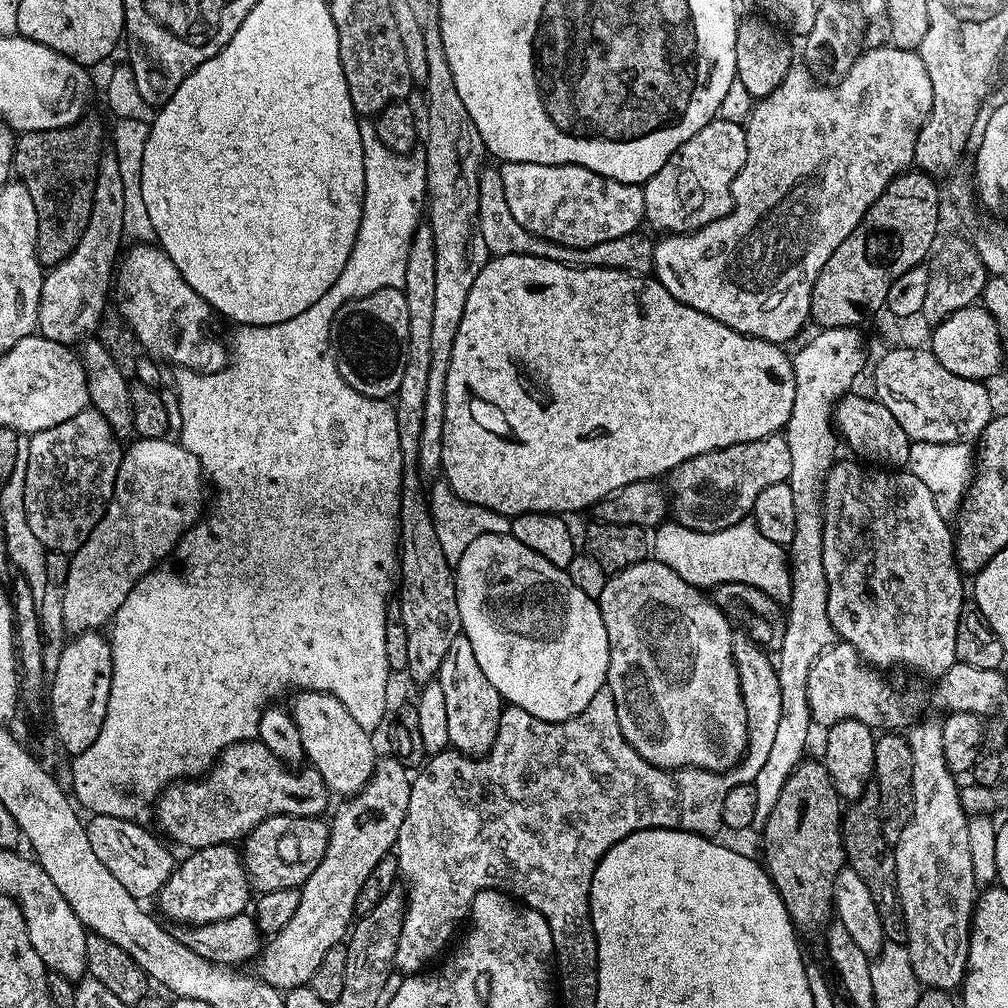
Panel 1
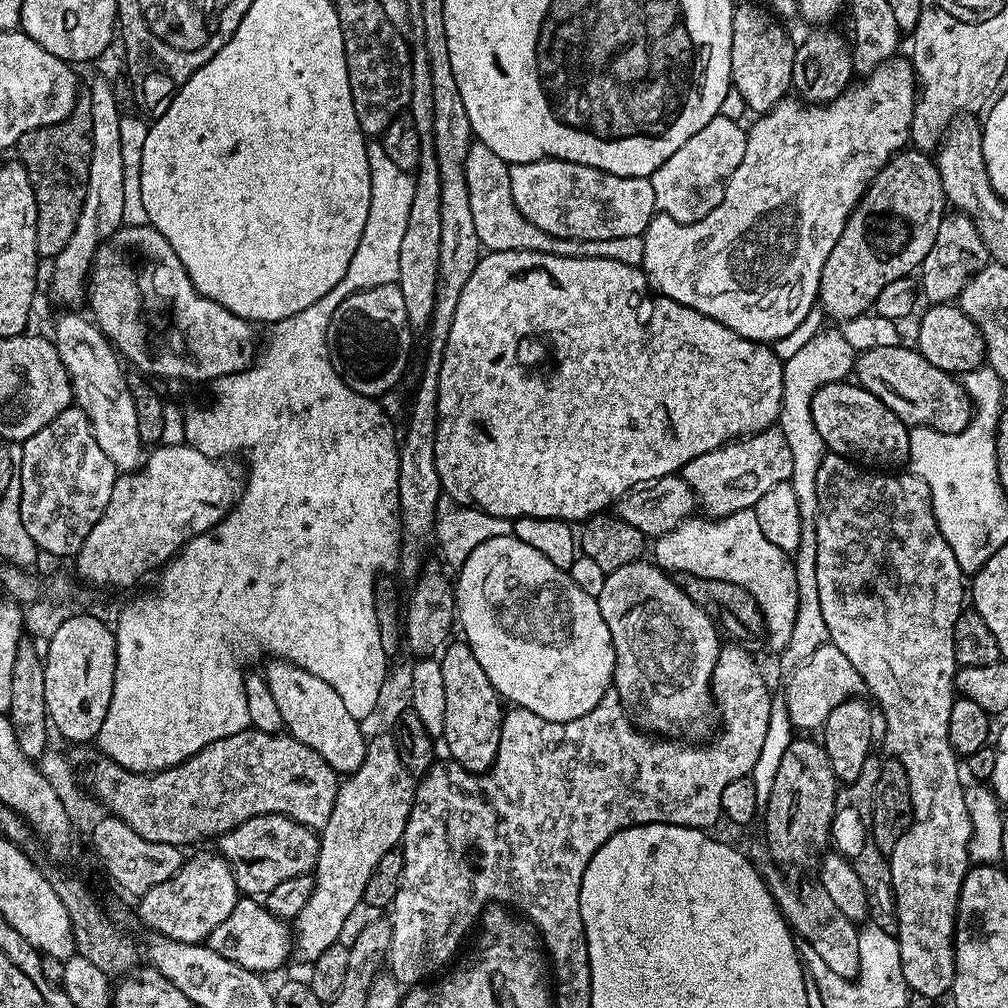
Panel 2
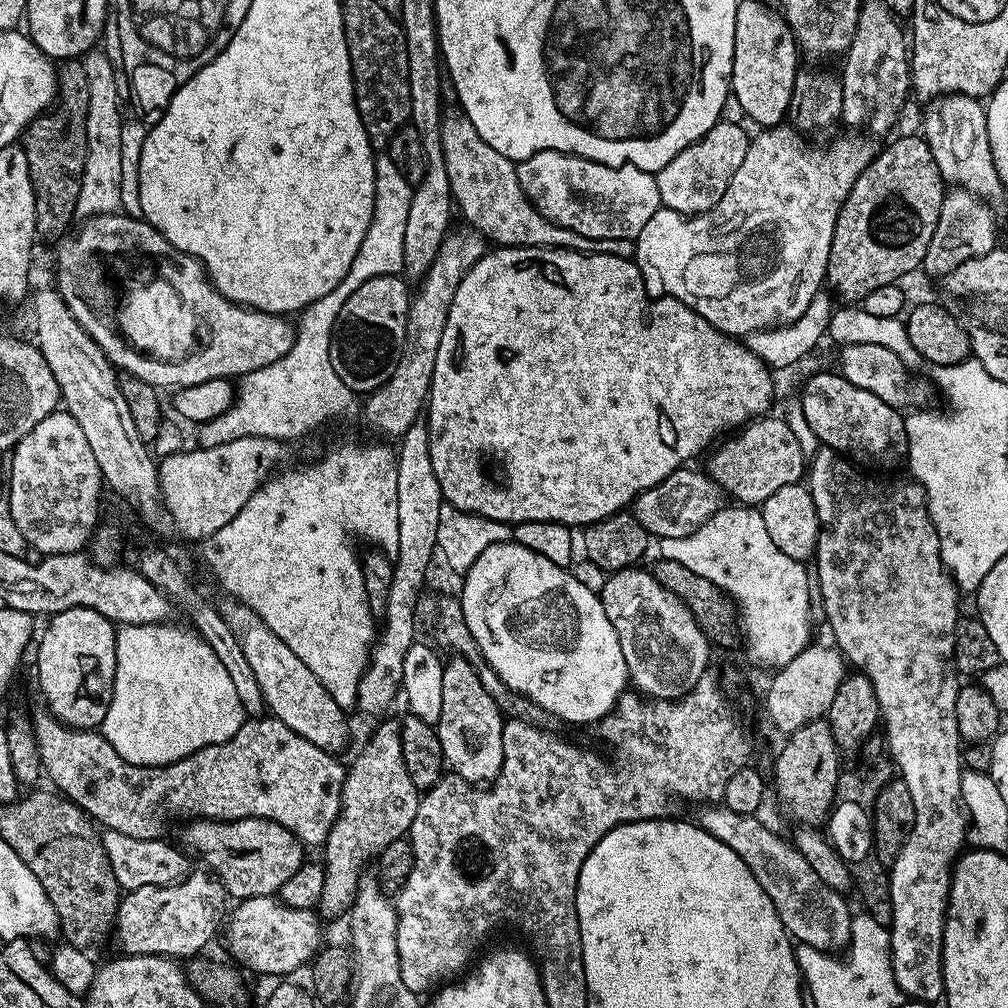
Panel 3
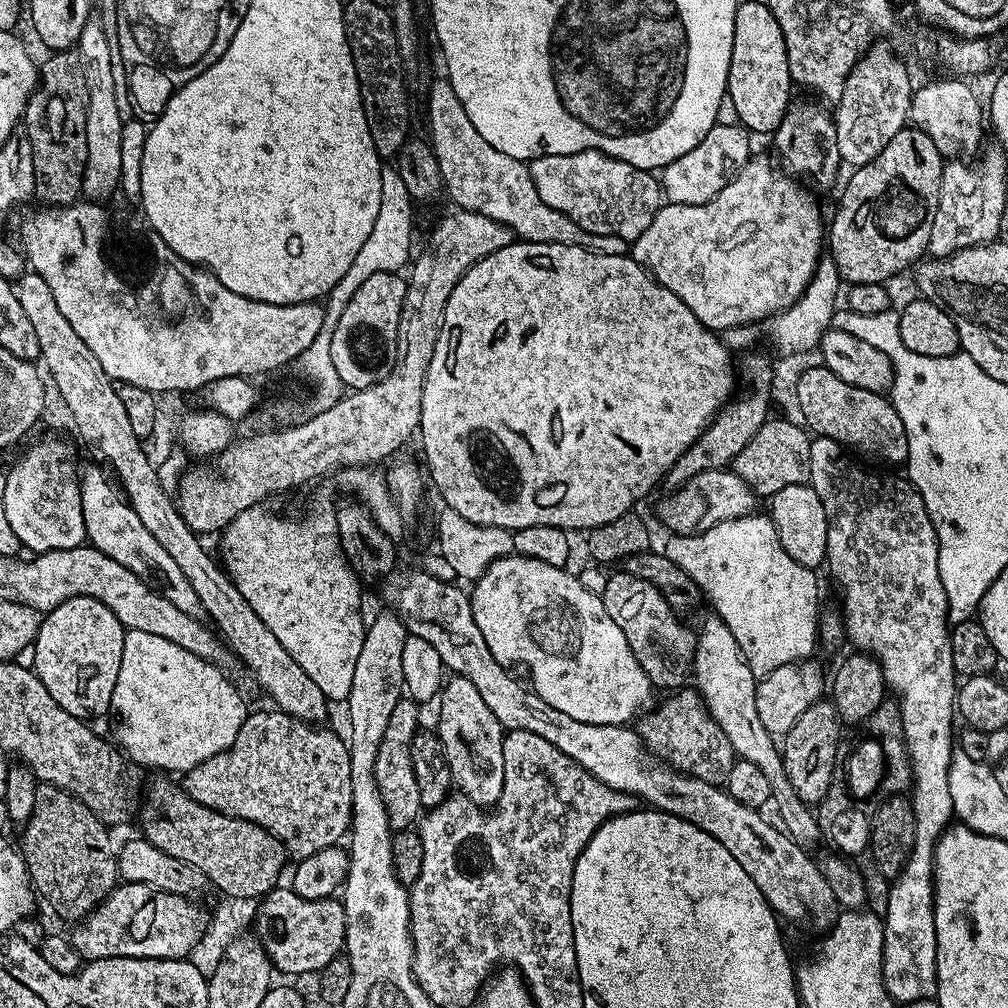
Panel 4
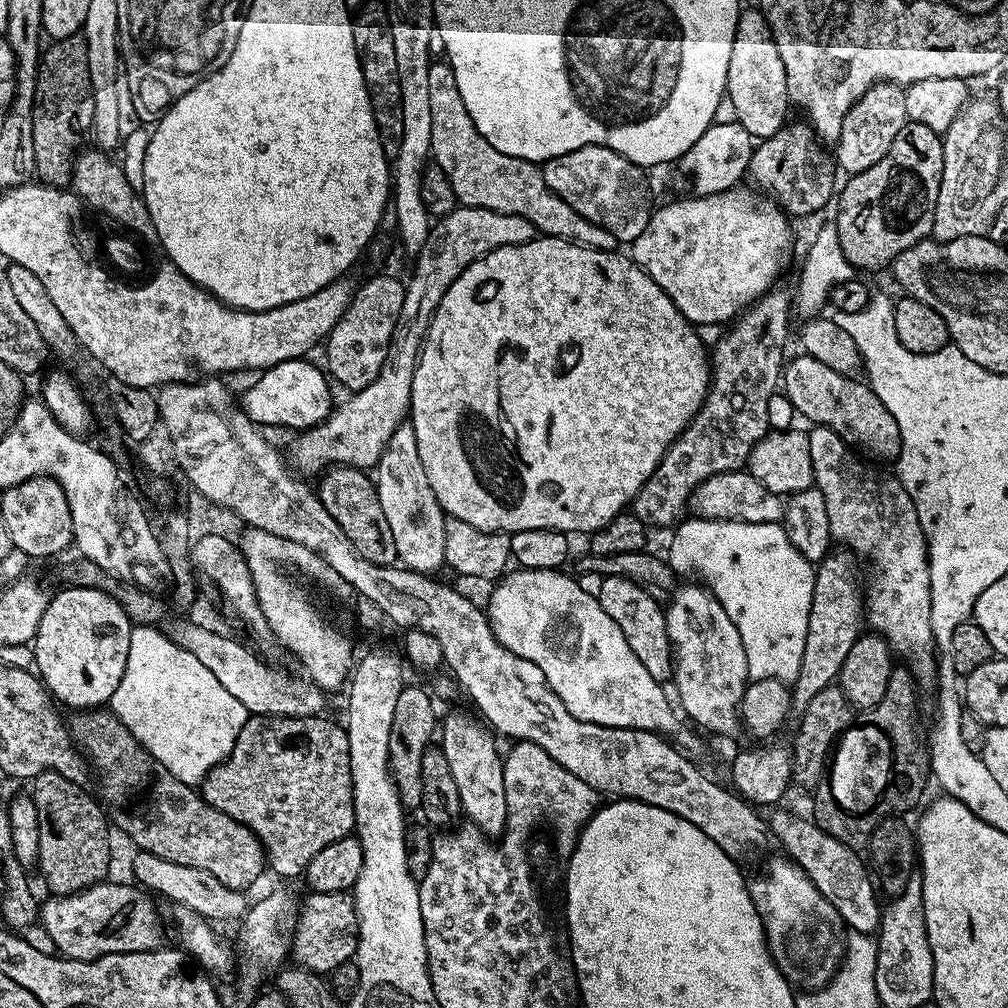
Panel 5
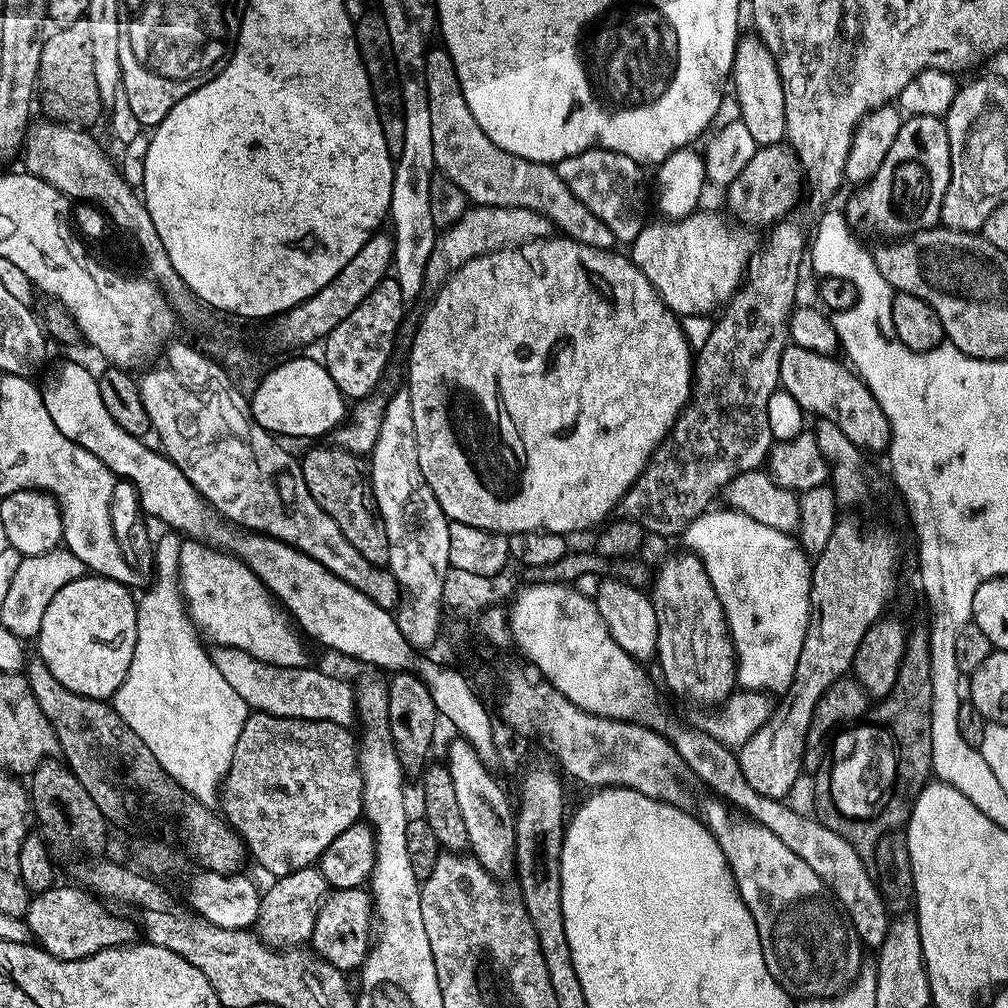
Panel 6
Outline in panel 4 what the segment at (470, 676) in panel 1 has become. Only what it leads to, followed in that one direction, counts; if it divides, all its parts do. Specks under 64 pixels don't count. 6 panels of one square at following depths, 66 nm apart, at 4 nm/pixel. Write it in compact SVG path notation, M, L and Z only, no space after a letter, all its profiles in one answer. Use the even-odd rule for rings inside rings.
M449 675L443 681L440 704L440 728L438 735L446 750L446 762L450 762L452 783L459 795L466 797L482 809L491 809L500 801L504 785L504 738L506 729L494 718L490 706L465 676Z

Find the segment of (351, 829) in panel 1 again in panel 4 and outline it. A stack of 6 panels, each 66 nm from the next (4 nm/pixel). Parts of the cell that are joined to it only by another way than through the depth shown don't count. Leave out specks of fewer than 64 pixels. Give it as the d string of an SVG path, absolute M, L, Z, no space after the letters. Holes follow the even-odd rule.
M401 698L398 706L394 706L394 714L390 714L390 723L386 725L386 734L382 734L378 758L374 762L374 778L380 787L384 805L388 807L388 819L396 830L411 829L422 812L418 781L414 778L414 762L410 762L410 746L414 742L414 734L421 727L420 708L421 705L411 698Z

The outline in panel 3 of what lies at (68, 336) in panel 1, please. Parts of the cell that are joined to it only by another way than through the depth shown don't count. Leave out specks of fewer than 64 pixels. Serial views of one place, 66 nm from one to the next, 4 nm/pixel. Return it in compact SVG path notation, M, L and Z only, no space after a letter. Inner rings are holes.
M100 51L86 52L82 57L90 82L90 102L86 106L86 162L76 207L76 216L80 218L115 213L122 198L122 126L125 117L120 116L120 88L116 85L118 68L114 60L112 65L111 58Z

